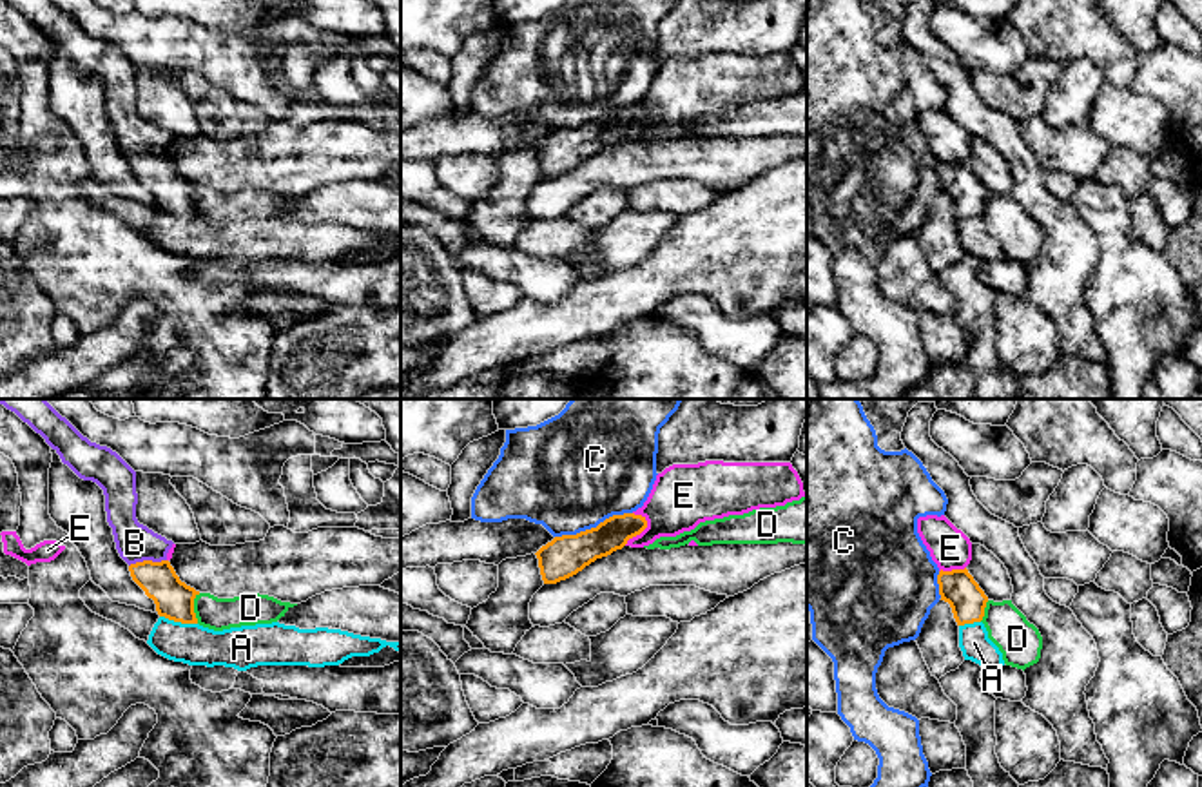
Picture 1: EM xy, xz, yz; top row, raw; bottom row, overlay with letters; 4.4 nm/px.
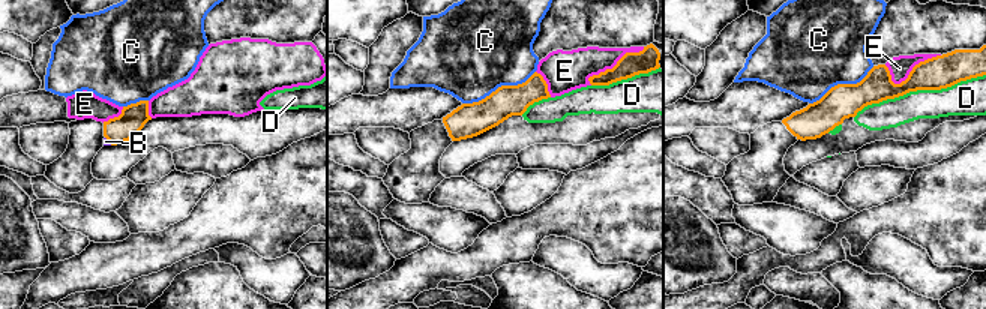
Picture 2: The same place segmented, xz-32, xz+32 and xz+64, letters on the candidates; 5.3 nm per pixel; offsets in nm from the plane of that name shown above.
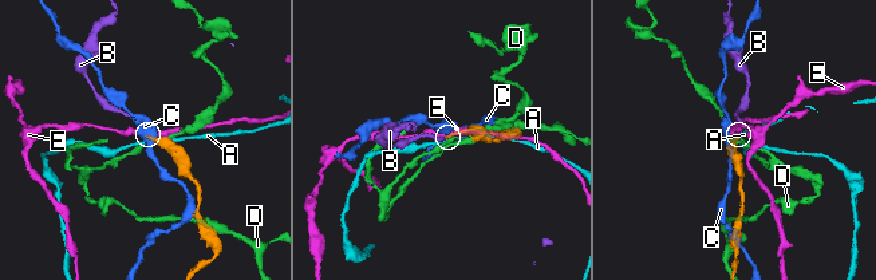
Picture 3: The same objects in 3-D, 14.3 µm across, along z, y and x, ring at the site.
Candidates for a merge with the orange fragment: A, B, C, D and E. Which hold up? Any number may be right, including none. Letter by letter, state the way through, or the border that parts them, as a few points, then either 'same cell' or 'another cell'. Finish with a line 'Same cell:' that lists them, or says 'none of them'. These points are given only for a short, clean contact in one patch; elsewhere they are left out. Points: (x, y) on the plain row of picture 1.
A: another cell
B: way xy (174, 194), (147, 155), (135, 136); same cell
C: another cell
D: another cell
E: another cell
Same cell: B

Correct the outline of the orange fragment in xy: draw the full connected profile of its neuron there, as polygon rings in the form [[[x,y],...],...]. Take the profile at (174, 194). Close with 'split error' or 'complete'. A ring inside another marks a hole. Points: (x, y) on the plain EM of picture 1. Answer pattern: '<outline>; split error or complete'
[[[5,0],[27,16],[80,73],[96,76],[105,89],[107,116],[132,174],[154,194],[160,210],[198,218],[194,181],[179,174],[167,154],[172,134],[136,112],[136,65],[111,42],[91,36],[53,0]]]; split error

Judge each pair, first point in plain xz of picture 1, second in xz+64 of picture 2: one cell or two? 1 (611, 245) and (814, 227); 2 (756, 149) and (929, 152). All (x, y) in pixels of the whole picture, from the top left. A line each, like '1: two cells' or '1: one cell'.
1: two cells
2: two cells

